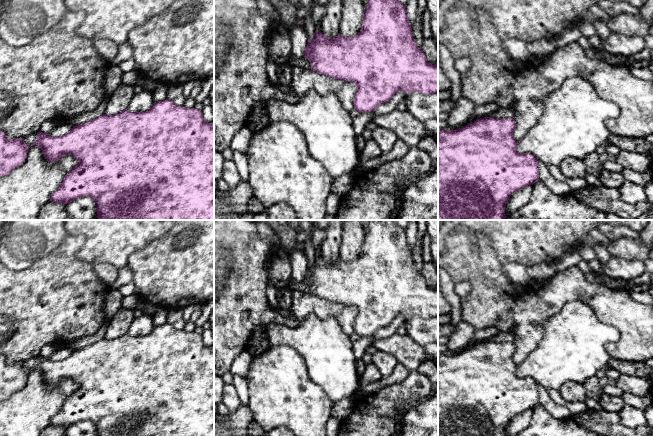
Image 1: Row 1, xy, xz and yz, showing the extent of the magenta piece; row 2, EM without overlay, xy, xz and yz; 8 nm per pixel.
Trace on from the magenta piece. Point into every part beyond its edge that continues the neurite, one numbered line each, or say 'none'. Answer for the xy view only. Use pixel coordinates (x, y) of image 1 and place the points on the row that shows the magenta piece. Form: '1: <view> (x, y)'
none

